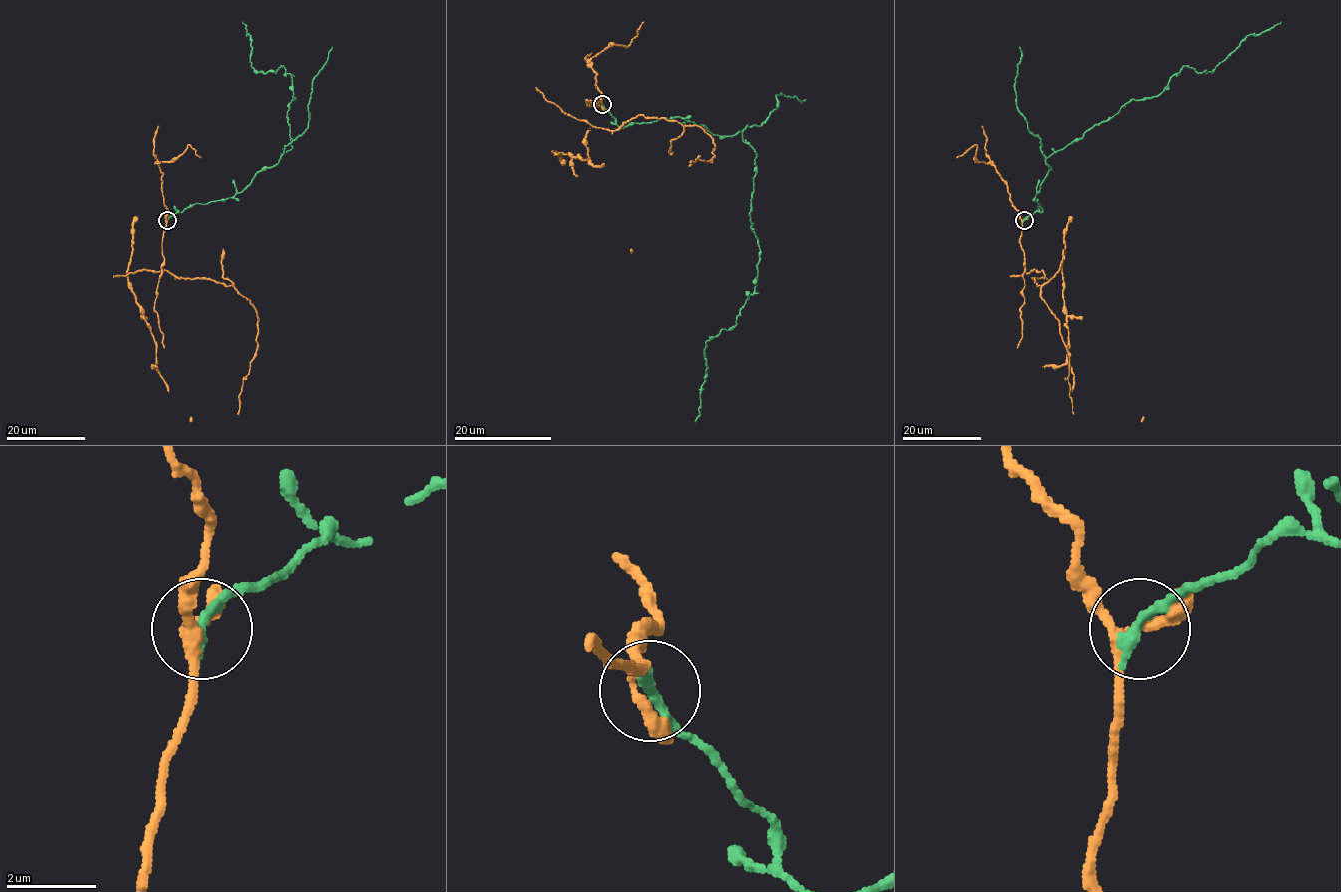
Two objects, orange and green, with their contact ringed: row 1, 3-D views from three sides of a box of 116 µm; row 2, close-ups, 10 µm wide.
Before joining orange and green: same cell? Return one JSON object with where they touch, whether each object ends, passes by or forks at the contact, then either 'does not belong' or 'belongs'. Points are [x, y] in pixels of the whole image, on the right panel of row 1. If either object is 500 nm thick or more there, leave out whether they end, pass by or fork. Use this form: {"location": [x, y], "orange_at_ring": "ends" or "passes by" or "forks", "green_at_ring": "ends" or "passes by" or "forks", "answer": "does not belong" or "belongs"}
{"location": [1024, 220], "orange_at_ring": "forks", "green_at_ring": "ends", "answer": "does not belong"}

